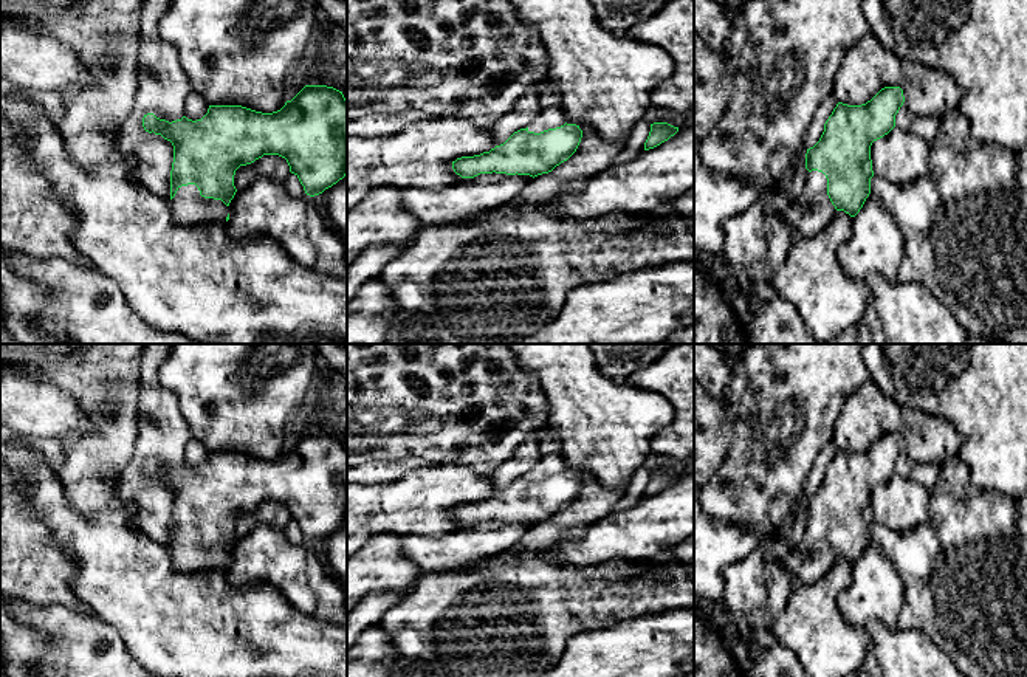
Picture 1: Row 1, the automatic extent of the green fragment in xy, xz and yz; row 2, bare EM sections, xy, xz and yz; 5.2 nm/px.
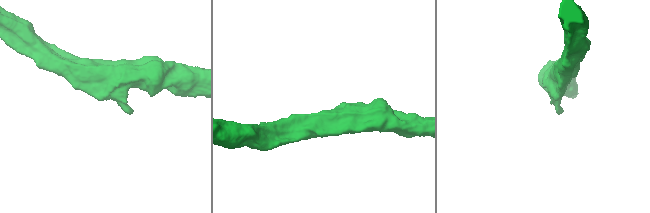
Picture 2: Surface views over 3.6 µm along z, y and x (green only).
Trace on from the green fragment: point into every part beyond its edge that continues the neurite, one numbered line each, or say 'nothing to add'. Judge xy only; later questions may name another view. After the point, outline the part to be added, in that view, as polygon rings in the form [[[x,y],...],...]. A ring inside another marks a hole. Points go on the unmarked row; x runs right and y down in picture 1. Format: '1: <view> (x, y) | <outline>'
1: xy (189, 555) | [[[195,531],[178,534],[169,548],[175,570],[200,573],[208,569],[226,570],[229,555],[222,547],[204,545]]]

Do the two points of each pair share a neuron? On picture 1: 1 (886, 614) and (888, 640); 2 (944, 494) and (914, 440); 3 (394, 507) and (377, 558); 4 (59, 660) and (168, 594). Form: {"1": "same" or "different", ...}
{"1": "different", "2": "different", "3": "different", "4": "different"}

